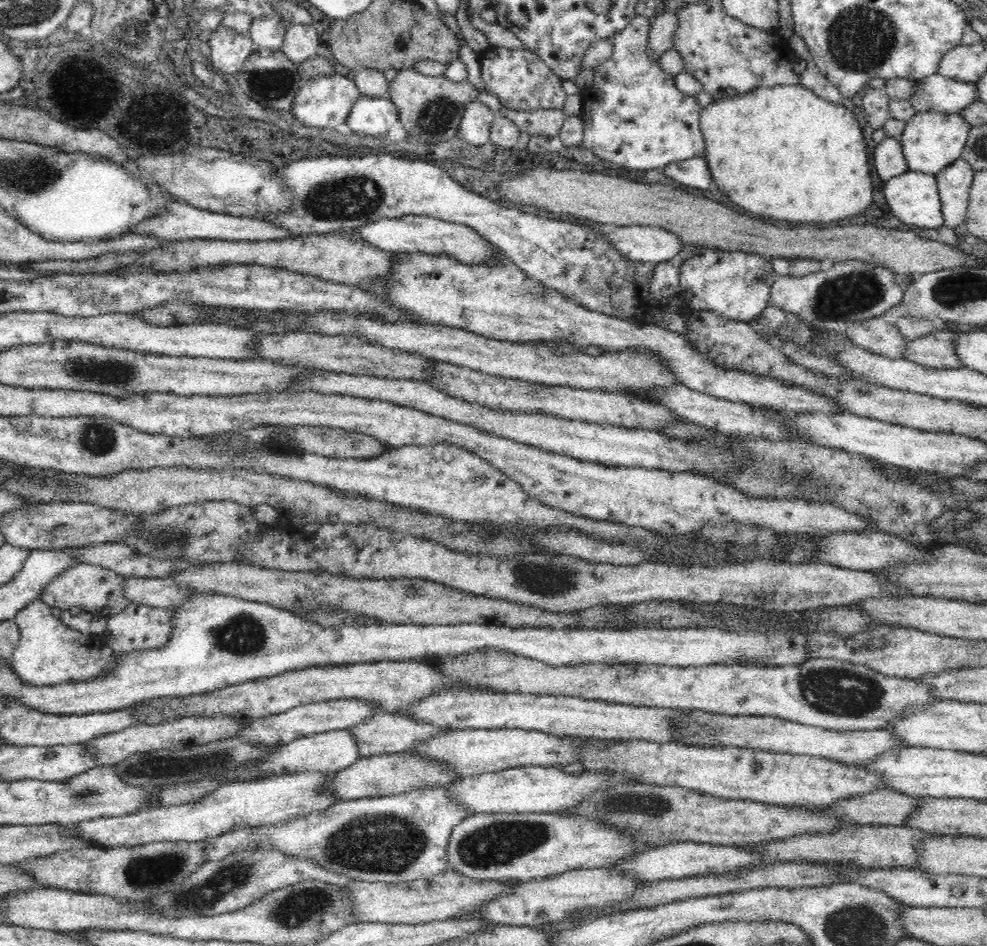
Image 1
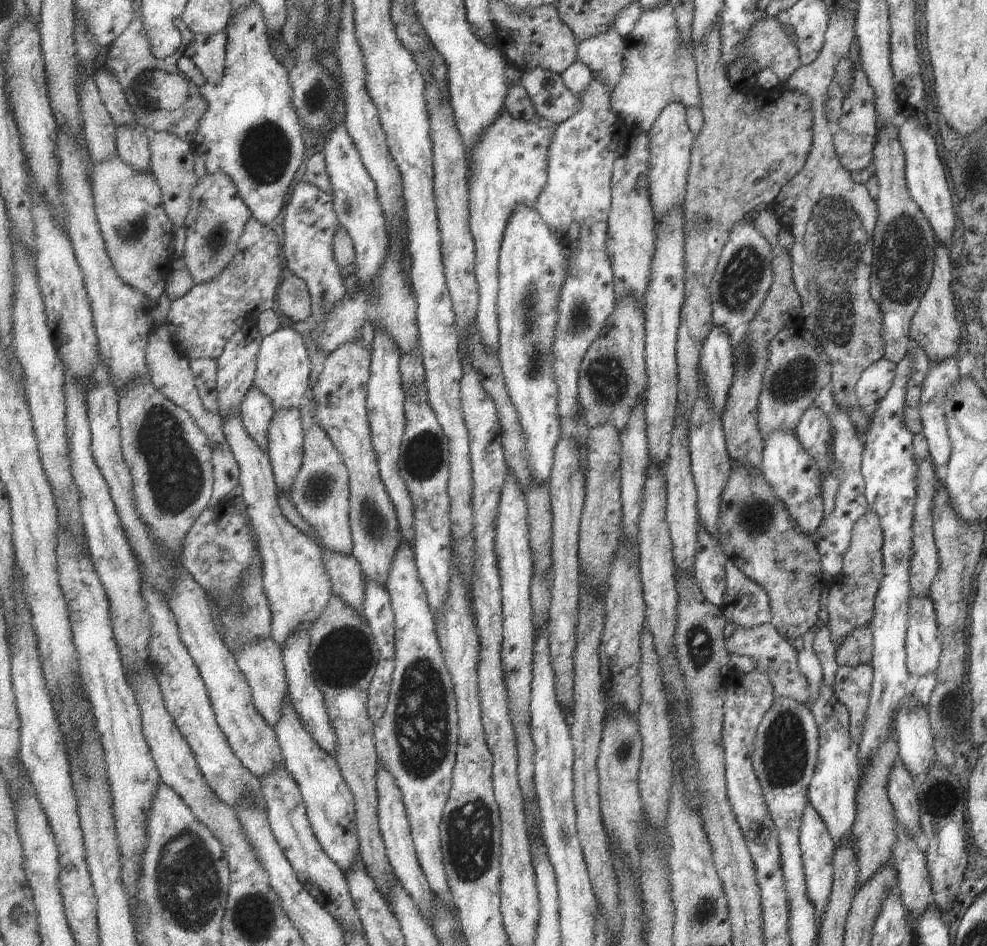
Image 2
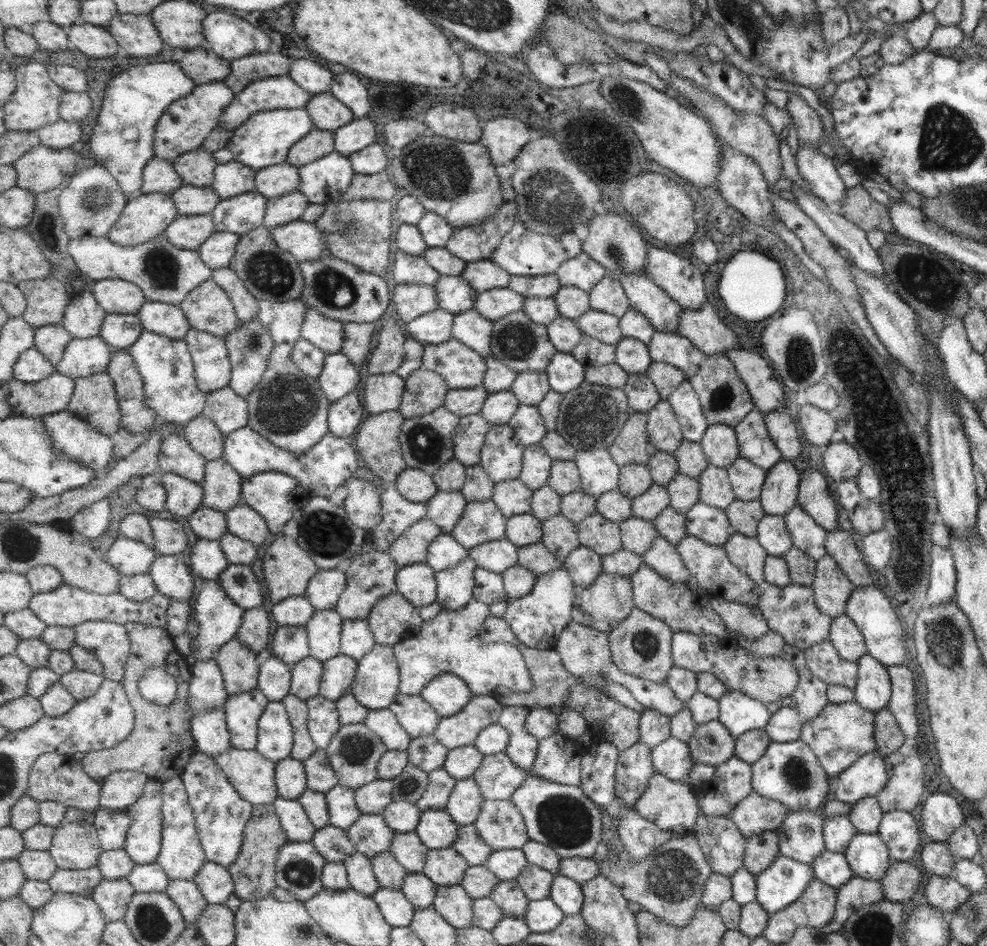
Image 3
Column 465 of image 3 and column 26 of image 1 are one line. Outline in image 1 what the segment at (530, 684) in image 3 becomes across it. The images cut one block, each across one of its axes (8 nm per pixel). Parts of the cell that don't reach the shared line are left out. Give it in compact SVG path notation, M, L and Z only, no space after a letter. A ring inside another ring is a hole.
M38 600L18 611L15 621L20 638L11 656L11 667L25 683L50 686L67 682L86 682L107 677L117 665L118 654L107 645L104 635L80 632L66 626L52 614L47 600Z

